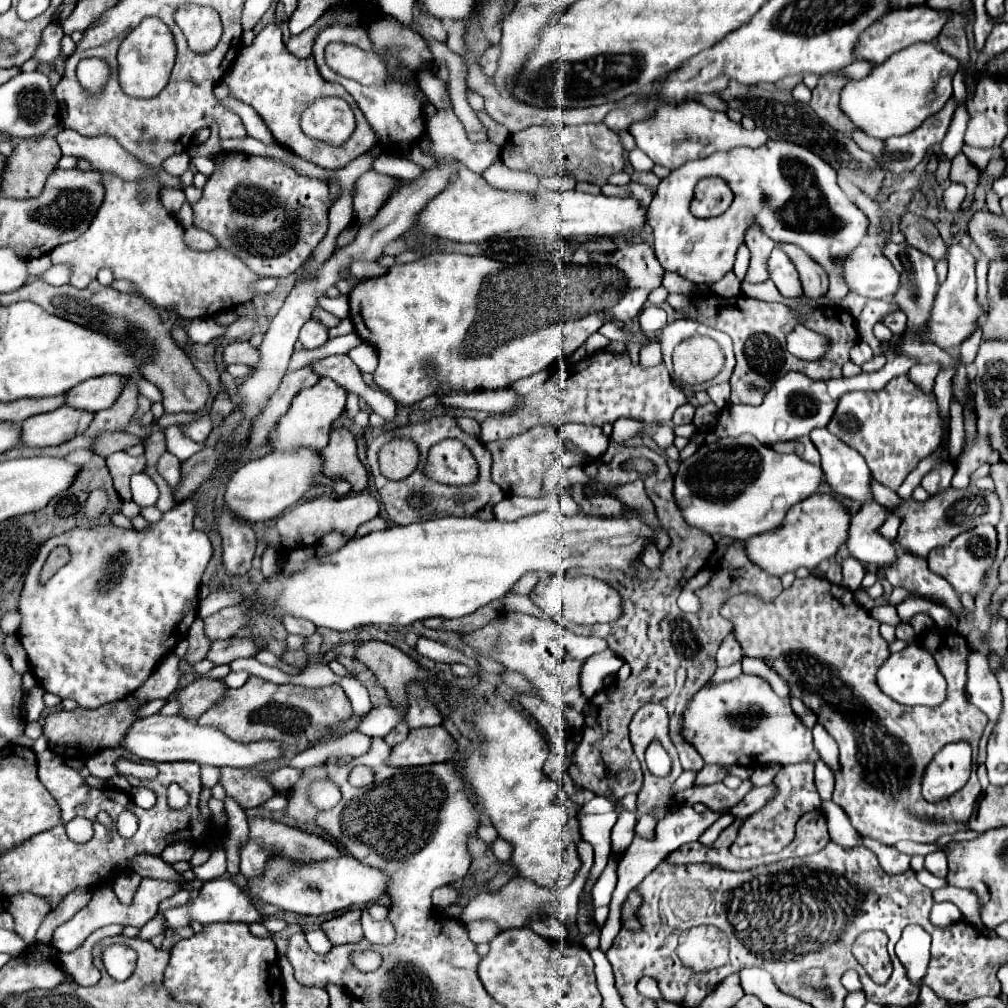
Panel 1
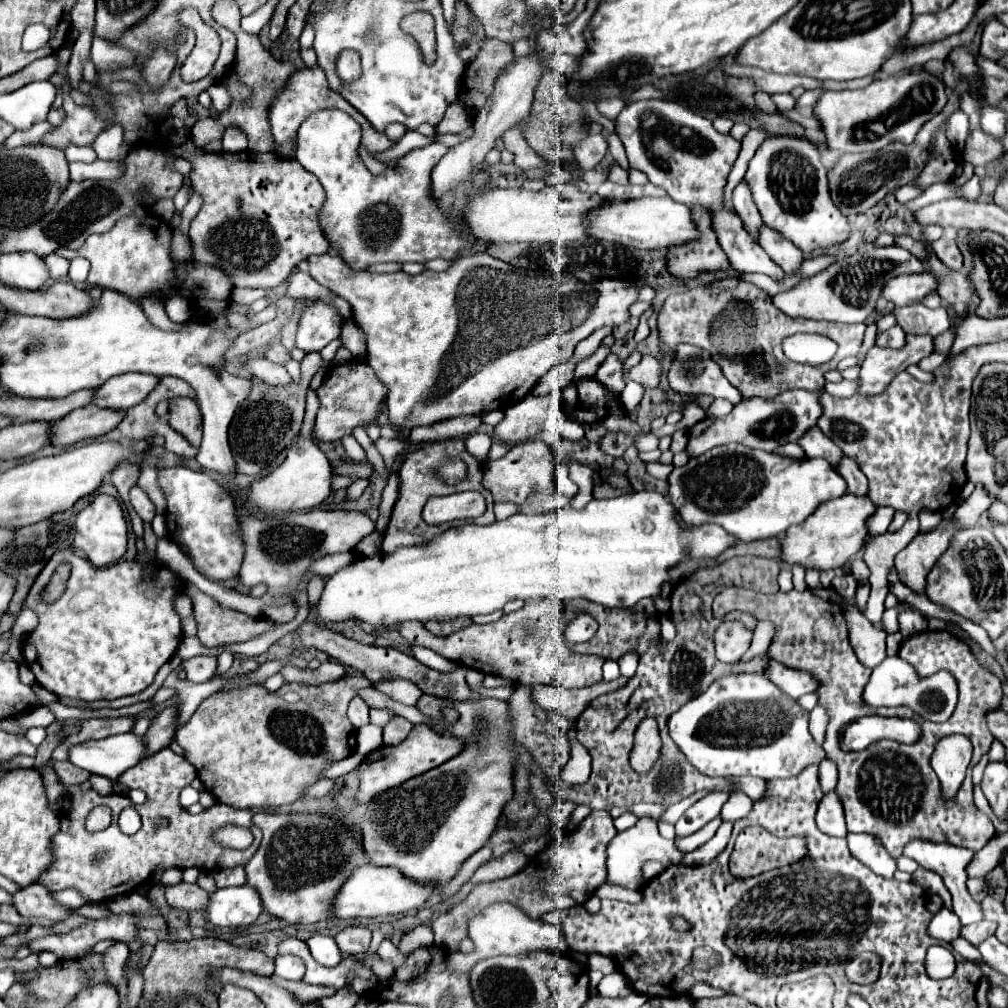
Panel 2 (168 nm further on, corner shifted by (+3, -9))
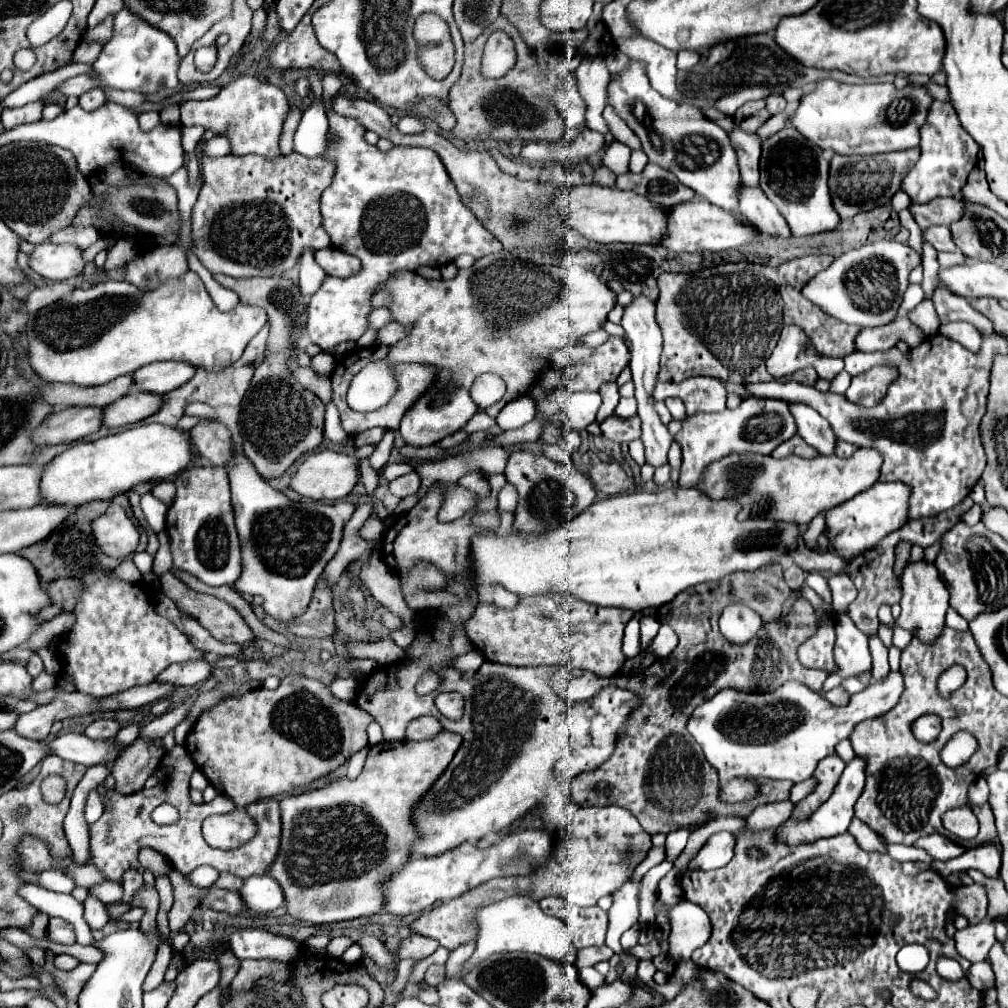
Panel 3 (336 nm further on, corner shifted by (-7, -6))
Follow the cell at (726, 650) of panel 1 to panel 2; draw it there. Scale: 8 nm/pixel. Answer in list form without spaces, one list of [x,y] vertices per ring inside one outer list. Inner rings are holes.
[[[724,620],[714,634],[714,642],[716,642],[716,658],[720,662],[732,664],[738,662],[742,654],[748,650],[752,642],[752,632],[738,620],[732,622]]]

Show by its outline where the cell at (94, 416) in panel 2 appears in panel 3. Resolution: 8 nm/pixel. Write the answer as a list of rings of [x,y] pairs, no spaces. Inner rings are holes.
[[[130,391],[102,409],[102,427],[114,429],[138,423],[154,415],[160,409],[160,405],[162,405],[162,395]]]

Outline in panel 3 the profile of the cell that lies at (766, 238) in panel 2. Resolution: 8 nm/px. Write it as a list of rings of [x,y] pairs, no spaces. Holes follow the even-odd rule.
[[[740,187],[740,211],[746,215],[760,231],[774,239],[790,239],[792,231],[784,217],[778,213],[774,203],[762,193],[762,189]]]

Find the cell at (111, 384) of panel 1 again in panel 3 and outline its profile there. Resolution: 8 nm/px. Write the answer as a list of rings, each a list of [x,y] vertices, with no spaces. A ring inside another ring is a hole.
[[[178,361],[150,363],[150,365],[134,371],[132,389],[166,395],[168,391],[178,389],[180,385],[190,381],[194,373],[196,373],[196,367],[192,367],[190,363],[178,363]]]

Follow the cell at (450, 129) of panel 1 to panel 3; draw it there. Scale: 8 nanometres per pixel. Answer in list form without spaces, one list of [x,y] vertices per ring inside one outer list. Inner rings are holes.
[[[326,111],[328,117],[328,133],[332,133],[332,141],[328,141],[322,157],[336,165],[336,173],[332,185],[320,197],[320,213],[322,225],[332,239],[332,245],[344,253],[350,253],[362,261],[362,269],[358,275],[348,279],[326,277],[322,287],[312,295],[308,305],[306,331],[312,343],[320,345],[322,351],[342,343],[356,341],[366,331],[366,317],[372,311],[370,297],[378,289],[380,283],[386,281],[394,271],[412,271],[422,265],[442,267],[452,263],[458,255],[468,253],[474,259],[480,259],[490,253],[502,251],[502,243],[478,223],[474,213],[464,207],[452,179],[446,175],[446,167],[442,167],[440,157],[426,147],[394,147],[388,153],[378,151],[374,145],[366,143],[362,123],[350,117],[342,117],[334,111]]]

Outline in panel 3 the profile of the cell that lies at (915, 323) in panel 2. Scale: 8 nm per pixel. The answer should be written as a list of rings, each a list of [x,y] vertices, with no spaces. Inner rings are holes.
[[[946,323],[946,325],[940,325],[938,333],[966,345],[972,351],[974,349],[978,351],[978,347],[982,343],[982,335],[974,327],[970,327],[970,323]]]

